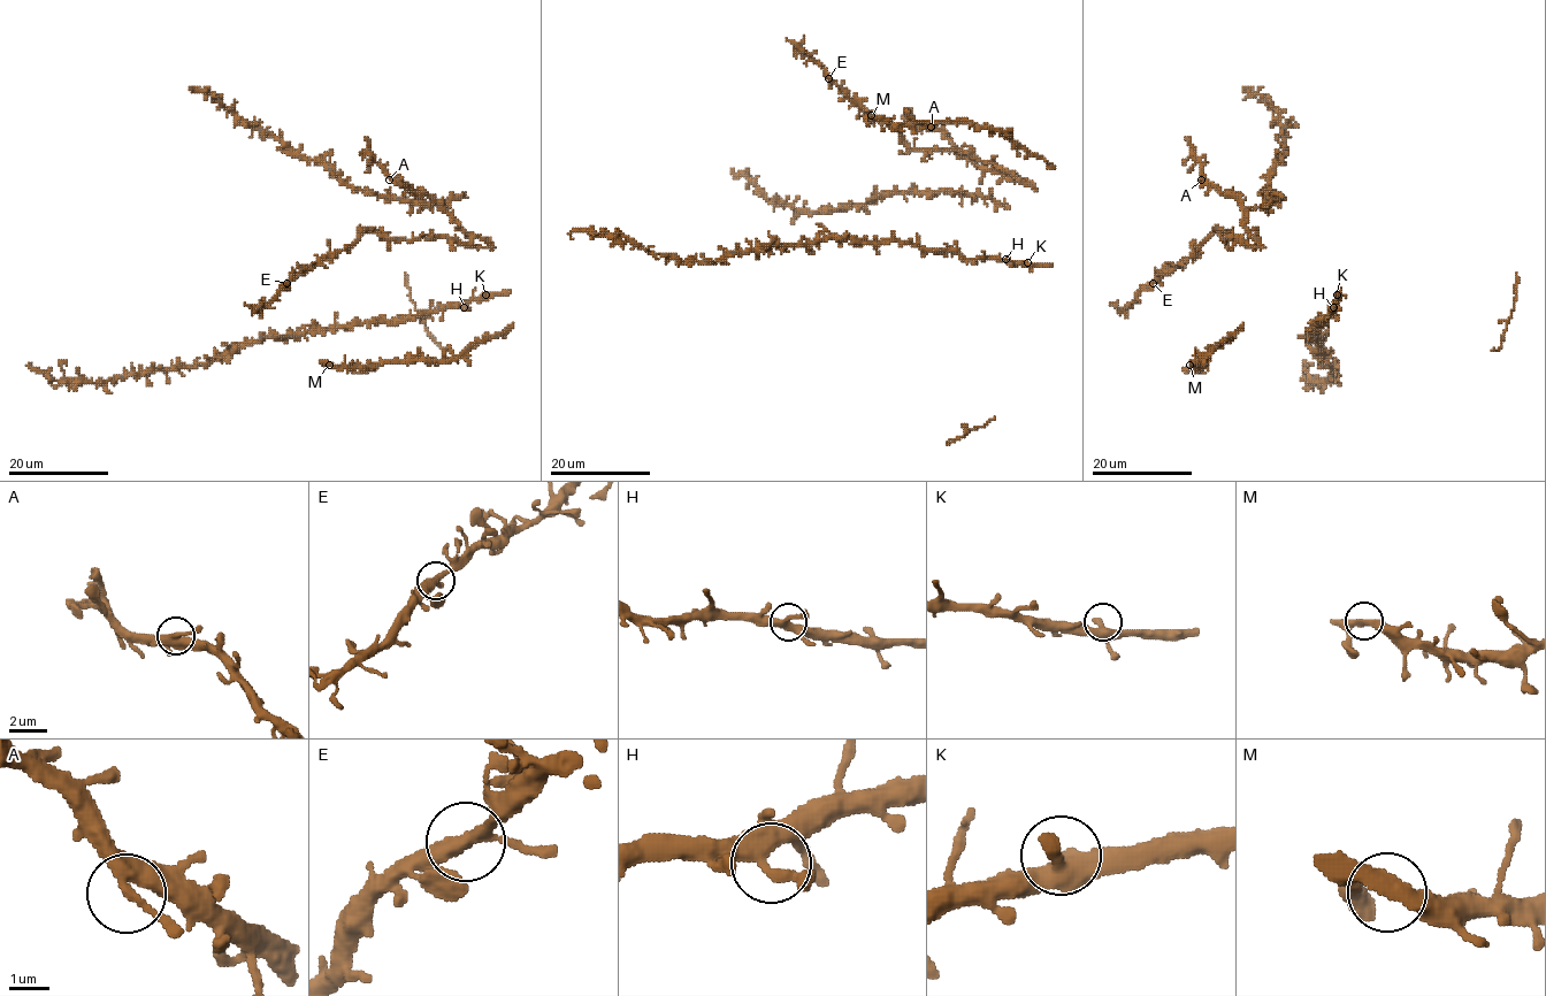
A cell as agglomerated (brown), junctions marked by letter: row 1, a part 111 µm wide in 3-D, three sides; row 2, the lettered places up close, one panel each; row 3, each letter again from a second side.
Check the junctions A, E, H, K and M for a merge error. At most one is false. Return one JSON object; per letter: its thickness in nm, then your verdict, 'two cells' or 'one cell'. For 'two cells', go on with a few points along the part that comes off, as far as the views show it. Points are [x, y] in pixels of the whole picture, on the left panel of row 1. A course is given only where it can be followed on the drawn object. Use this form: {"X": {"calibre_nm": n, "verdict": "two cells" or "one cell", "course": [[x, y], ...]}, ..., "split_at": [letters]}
{"A": {"calibre_nm": 280, "verdict": "one cell"}, "E": {"calibre_nm": 320, "verdict": "one cell"}, "H": {"calibre_nm": 320, "verdict": "one cell"}, "K": {"calibre_nm": 300, "verdict": "one cell"}, "M": {"calibre_nm": 320, "verdict": "one cell"}, "split_at": []}

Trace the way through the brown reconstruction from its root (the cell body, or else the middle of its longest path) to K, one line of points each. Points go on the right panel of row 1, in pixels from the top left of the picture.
K: (1332, 308), (1337, 295)

